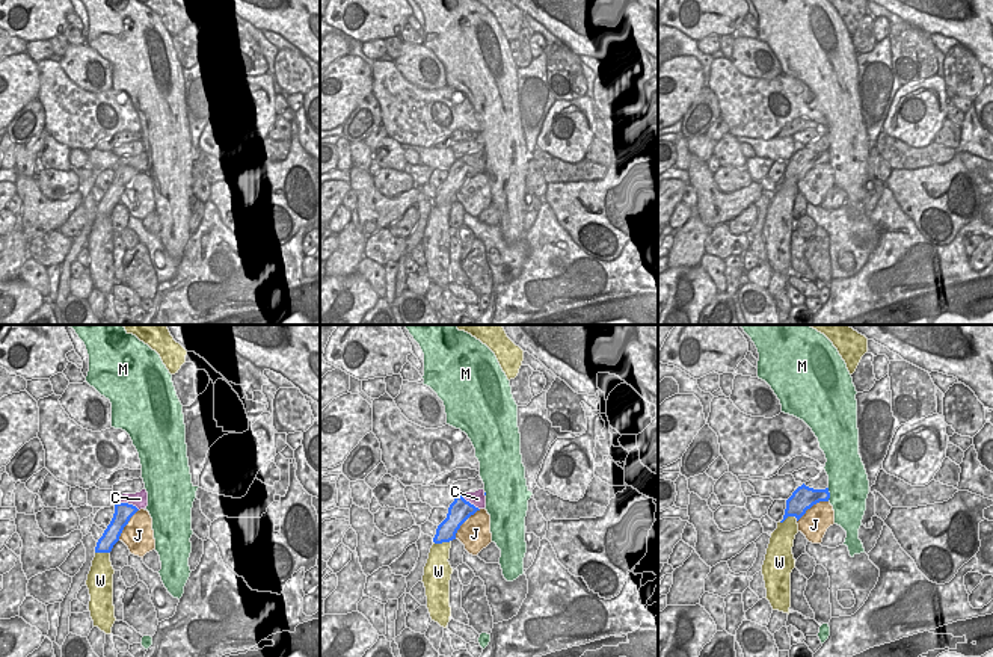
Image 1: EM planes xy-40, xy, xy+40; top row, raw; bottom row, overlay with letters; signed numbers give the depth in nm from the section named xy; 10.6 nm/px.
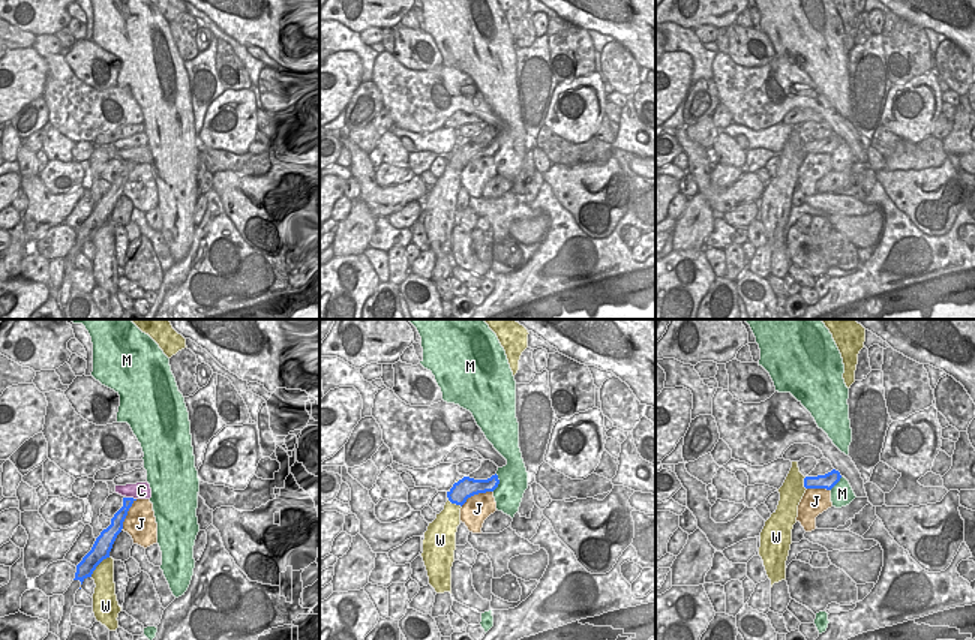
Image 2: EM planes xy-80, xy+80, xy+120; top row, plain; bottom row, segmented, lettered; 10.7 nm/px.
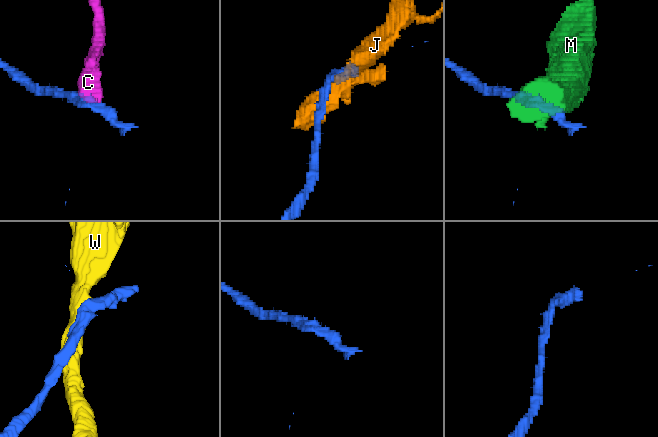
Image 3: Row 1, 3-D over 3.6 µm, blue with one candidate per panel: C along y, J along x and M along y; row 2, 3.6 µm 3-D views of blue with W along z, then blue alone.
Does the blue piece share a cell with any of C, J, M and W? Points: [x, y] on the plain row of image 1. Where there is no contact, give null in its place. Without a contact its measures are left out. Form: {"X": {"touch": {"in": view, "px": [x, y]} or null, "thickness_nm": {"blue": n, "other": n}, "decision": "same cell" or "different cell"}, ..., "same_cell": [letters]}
{"C": {"touch": {"in": "xy-40", "px": [130, 166]}, "thickness_nm": {"blue": 190, "other": 160}, "decision": "different cell"}, "J": {"touch": {"in": "xy", "px": [464, 183]}, "thickness_nm": {"blue": 240, "other": 340}, "decision": "different cell"}, "M": {"touch": {"in": "xy+40", "px": [829, 156]}, "thickness_nm": {"blue": 220, "other": 440}, "decision": "different cell"}, "W": {"touch": {"in": "xy+40", "px": [788, 177]}, "thickness_nm": {"blue": 240, "other": 240}, "decision": "different cell"}, "same_cell": []}

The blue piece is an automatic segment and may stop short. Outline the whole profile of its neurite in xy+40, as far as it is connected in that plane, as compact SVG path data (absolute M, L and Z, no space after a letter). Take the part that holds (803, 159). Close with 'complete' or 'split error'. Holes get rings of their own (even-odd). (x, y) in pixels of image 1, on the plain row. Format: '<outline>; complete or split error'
M803 145L786 162L785 177L780 184L783 184L788 178L795 178L798 183L806 175L807 171L810 171L813 166L819 163L829 163L829 160L830 160L829 150L813 151Z; complete

